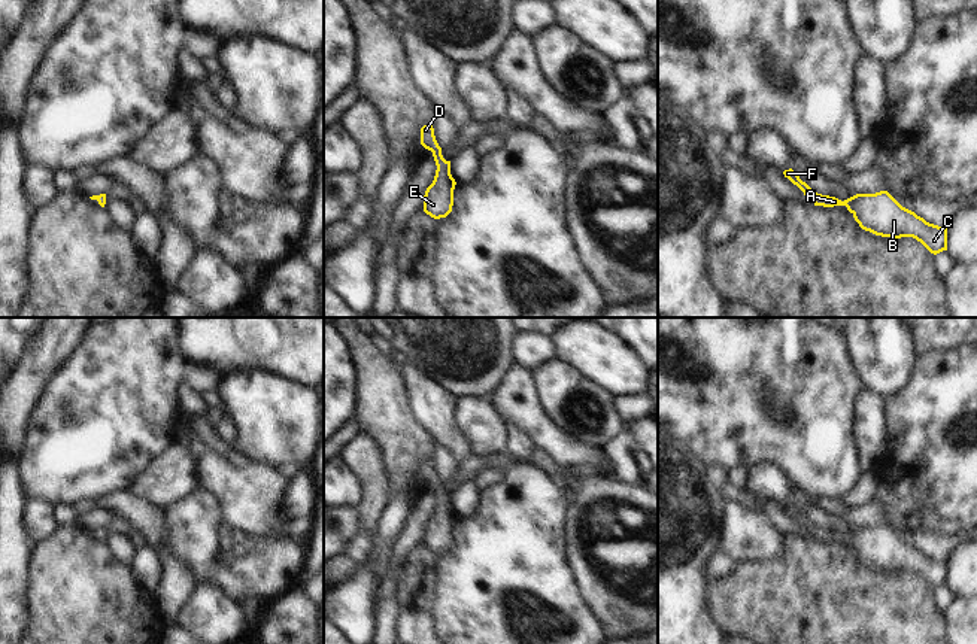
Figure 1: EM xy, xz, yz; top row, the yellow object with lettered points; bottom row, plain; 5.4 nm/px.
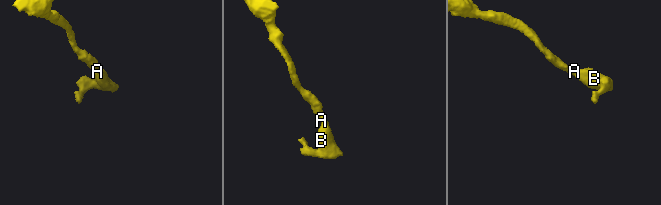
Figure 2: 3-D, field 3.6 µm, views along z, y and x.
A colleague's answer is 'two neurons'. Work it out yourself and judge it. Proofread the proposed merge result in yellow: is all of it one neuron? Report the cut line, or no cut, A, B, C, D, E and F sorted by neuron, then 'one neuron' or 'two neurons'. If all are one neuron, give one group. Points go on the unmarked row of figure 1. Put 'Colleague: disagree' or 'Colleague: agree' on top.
Colleague: disagree
no cut | A B C D E F | one neuron

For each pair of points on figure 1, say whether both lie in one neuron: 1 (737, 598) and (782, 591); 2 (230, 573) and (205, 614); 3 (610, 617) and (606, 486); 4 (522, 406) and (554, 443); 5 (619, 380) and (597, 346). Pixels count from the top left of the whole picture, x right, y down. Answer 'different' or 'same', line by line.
1: same
2: different
3: same
4: same
5: same

